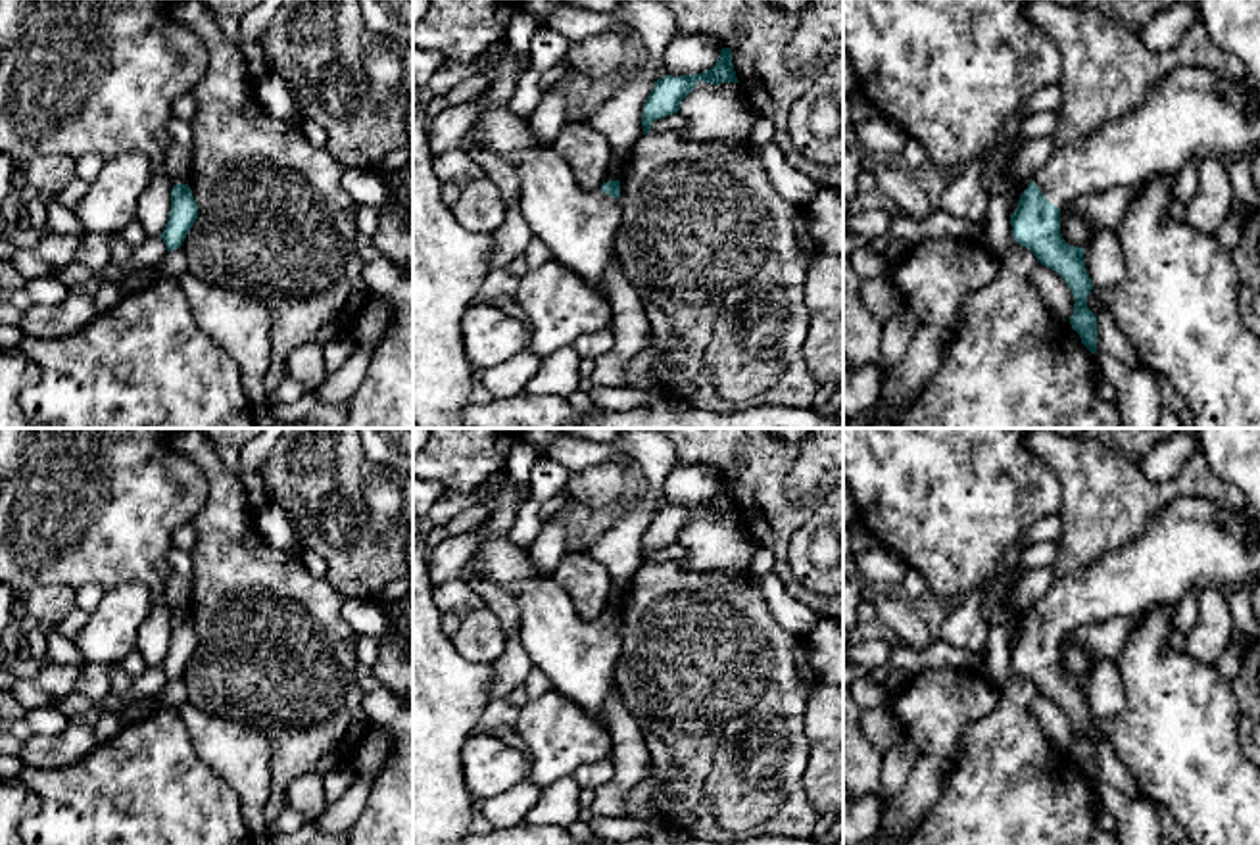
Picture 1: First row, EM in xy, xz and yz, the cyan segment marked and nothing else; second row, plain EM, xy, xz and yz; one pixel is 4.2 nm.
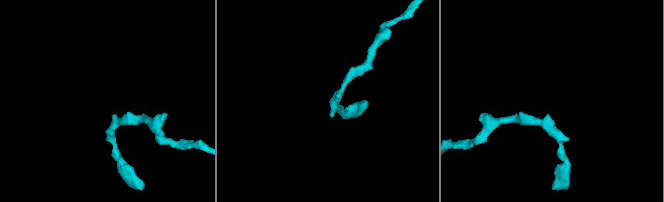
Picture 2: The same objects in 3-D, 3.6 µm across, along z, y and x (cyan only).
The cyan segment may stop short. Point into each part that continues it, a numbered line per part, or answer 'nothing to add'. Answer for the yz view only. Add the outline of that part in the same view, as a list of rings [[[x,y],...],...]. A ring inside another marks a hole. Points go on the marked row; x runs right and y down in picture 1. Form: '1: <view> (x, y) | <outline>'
1: yz (1193, 114) | [[[1177,67],[1131,113],[1053,152],[1033,182],[1056,207],[1114,186],[1143,186],[1154,177],[1177,177],[1185,163],[1220,159],[1224,154],[1260,156],[1260,104],[1248,84],[1229,84],[1210,69]]]

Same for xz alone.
1: xz (579, 227) | [[[509,104],[486,108],[471,129],[474,146],[507,157],[519,179],[519,205],[526,227],[540,238],[553,259],[578,273],[588,284],[605,294],[605,269],[617,257],[617,232],[622,223],[620,198],[601,188],[584,192],[572,169],[551,146],[538,146],[530,131],[530,113],[517,115]]]

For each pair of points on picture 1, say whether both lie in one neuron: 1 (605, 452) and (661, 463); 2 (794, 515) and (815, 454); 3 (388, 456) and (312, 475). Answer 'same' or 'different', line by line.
1: same
2: different
3: different

